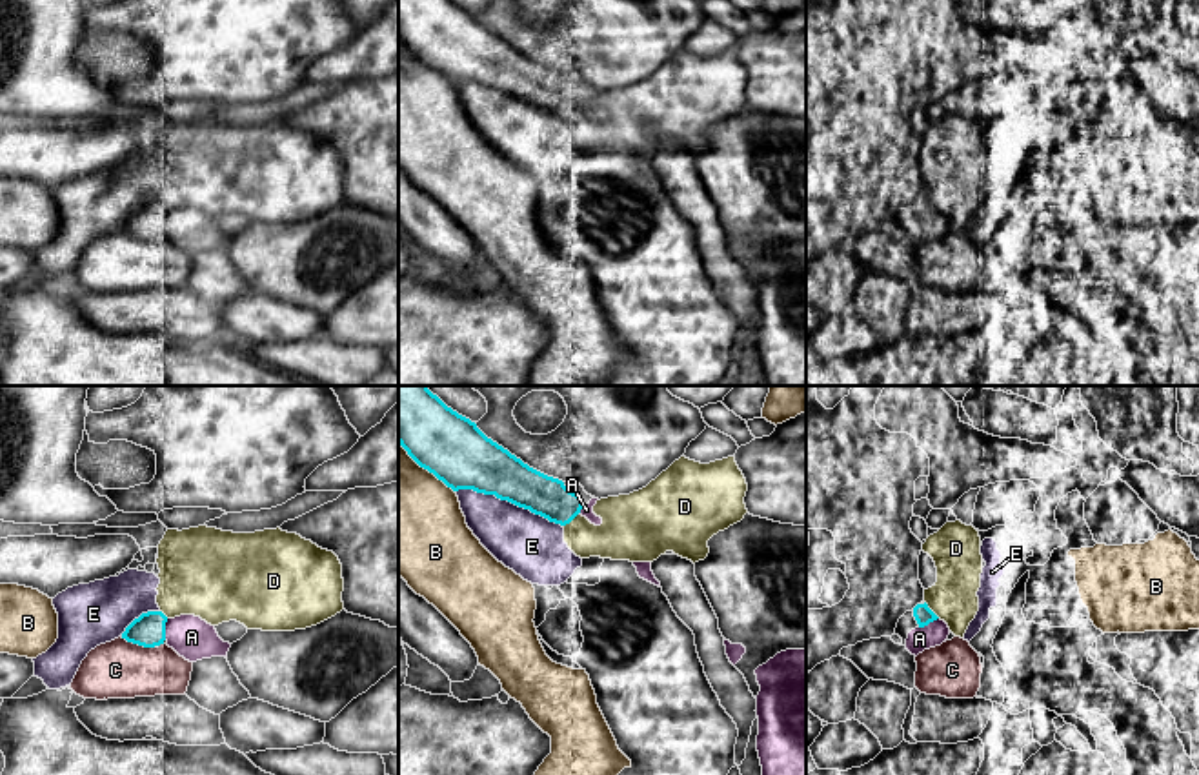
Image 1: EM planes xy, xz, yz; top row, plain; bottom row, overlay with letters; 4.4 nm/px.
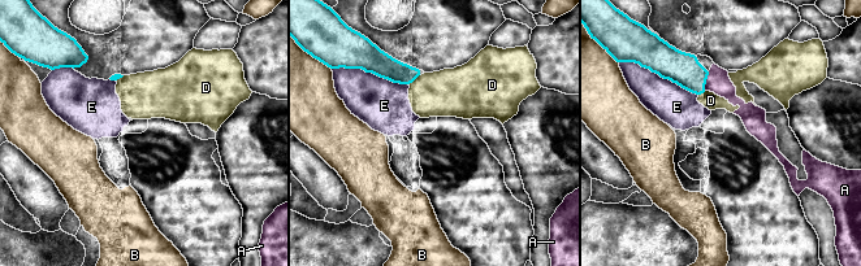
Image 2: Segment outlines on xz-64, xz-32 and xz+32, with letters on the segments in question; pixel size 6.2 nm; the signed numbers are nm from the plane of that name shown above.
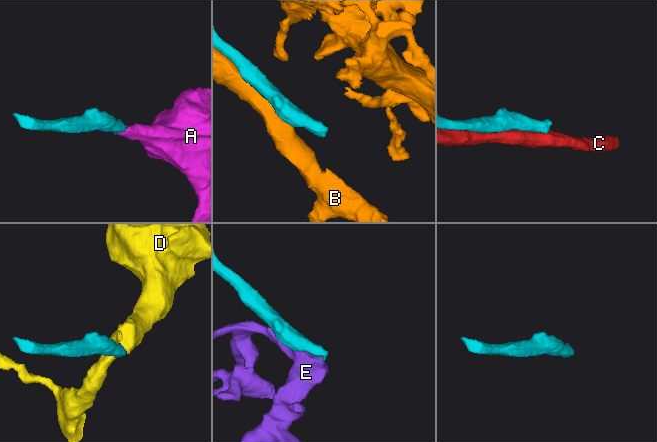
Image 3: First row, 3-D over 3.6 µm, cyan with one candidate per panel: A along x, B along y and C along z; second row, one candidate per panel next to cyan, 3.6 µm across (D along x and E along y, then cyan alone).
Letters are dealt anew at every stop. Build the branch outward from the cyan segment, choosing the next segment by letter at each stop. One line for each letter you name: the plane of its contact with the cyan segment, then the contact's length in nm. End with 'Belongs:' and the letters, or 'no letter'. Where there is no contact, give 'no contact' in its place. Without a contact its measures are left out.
A: contact in xy; length 100 nm
Belongs: A

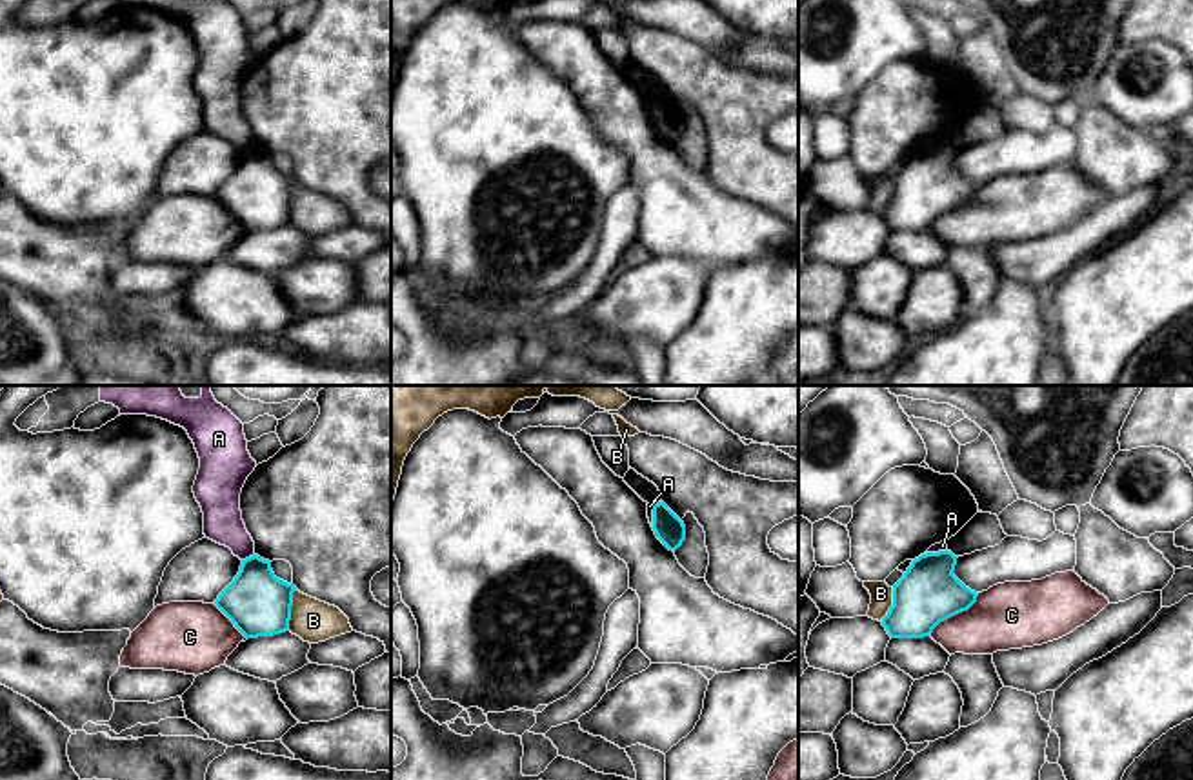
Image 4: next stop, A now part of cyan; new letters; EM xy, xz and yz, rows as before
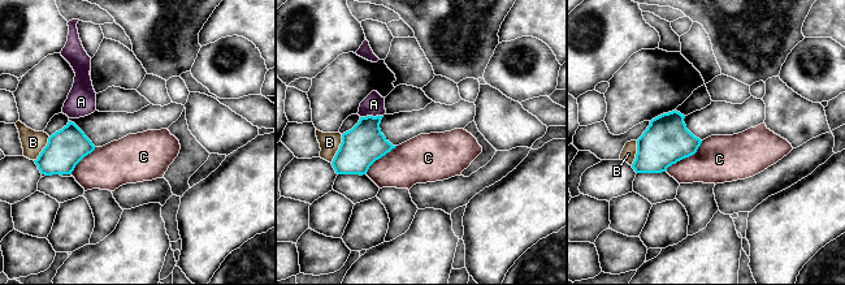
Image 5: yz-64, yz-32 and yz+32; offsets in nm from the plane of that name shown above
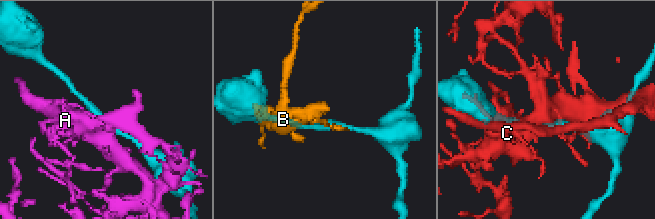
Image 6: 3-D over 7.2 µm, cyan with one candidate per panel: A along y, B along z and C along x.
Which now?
Belongs: no letter

